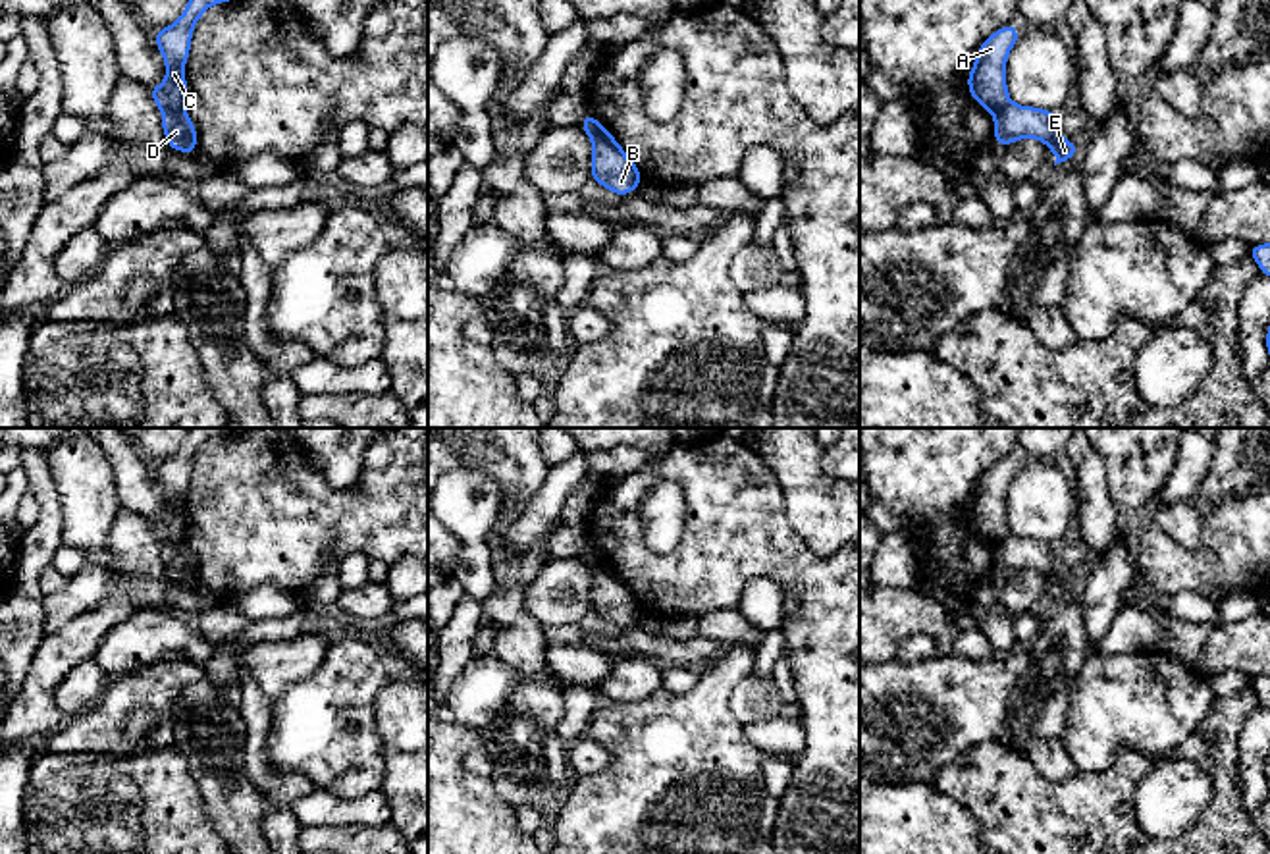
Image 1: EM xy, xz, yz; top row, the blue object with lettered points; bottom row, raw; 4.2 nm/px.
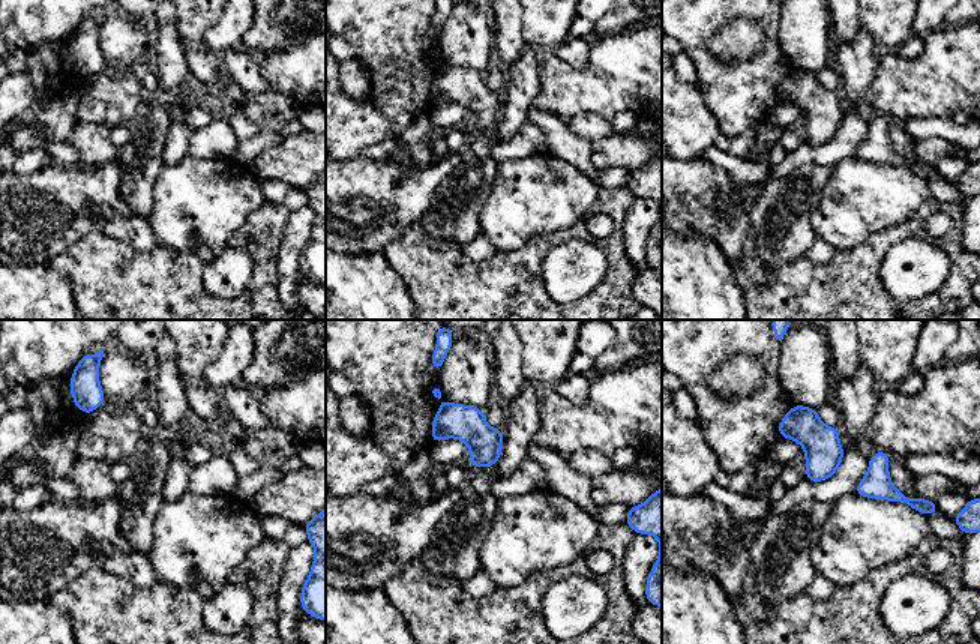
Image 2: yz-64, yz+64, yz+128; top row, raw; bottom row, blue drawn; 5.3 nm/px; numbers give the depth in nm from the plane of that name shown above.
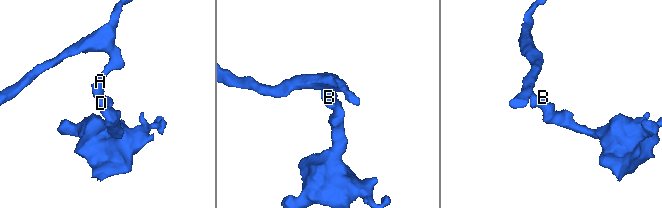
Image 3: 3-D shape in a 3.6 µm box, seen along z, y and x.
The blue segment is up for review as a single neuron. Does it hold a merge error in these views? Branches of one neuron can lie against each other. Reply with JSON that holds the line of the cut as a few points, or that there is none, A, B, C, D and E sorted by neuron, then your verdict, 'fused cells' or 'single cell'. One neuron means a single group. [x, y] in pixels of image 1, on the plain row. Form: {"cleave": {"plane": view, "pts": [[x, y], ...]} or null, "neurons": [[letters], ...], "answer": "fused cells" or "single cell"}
{"cleave": {"plane": "xy", "pts": [[182, 536], [162, 542]]}, "neurons": [["A", "C"], ["B", "D", "E"]], "answer": "fused cells"}

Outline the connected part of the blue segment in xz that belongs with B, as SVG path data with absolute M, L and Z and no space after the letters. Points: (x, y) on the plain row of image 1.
M603 569L592 574L592 613L607 619L611 625L624 628L644 611L638 598L624 586L619 573Z

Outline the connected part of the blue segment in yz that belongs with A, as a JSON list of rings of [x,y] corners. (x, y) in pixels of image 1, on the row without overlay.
[[[1012,455],[1002,457],[979,478],[975,495],[967,507],[971,530],[992,547],[1010,536],[1006,492],[1018,470],[1019,463]]]

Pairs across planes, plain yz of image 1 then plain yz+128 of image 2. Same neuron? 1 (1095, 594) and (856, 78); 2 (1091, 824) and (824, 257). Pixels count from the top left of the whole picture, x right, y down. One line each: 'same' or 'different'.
1: same
2: different

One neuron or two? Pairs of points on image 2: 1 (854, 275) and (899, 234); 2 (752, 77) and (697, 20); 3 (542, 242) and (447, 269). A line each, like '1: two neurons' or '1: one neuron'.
1: one neuron
2: one neuron
3: one neuron

